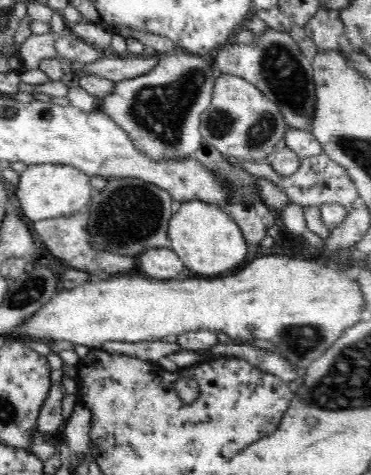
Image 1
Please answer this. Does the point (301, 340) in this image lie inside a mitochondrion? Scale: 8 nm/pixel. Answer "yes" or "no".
yes

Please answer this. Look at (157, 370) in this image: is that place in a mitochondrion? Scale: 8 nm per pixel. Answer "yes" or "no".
no

